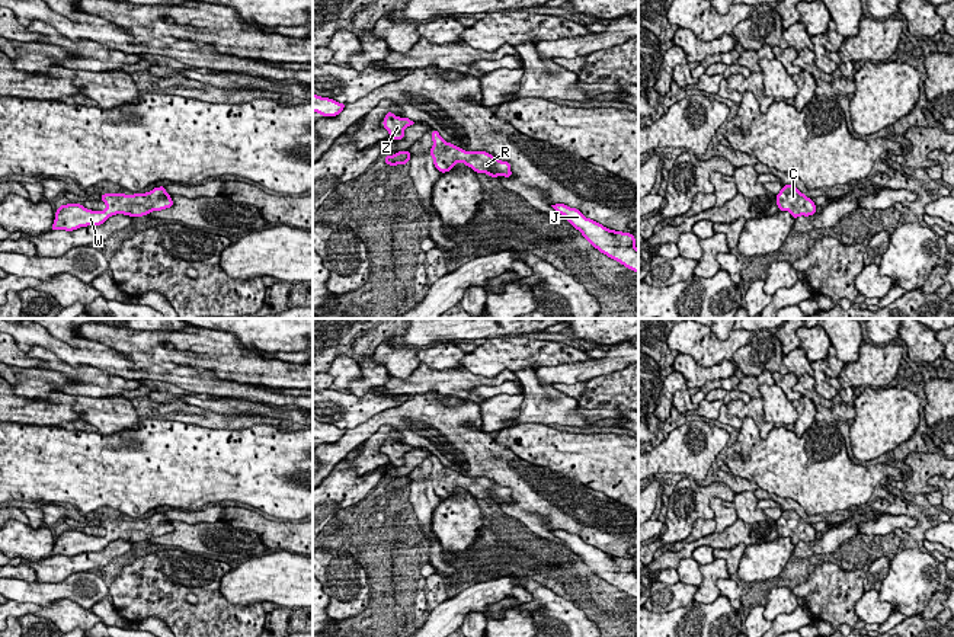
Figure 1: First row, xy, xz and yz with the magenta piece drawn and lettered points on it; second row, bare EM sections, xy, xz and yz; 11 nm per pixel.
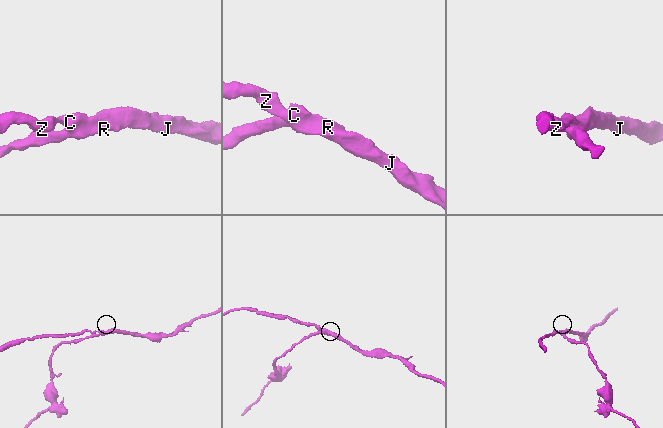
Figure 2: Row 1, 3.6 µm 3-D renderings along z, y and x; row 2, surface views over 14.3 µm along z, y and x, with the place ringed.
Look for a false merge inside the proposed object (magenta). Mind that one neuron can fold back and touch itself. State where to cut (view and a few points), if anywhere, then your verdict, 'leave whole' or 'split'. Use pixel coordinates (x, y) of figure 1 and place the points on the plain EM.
no cut; leave whole

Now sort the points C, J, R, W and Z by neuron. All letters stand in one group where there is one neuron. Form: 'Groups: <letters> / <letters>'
Groups: C J R W Z

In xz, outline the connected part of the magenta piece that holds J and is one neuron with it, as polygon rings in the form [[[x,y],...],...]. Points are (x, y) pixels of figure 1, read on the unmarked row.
[[[564,529],[551,531],[558,540],[582,558],[582,561],[601,579],[620,588],[630,596],[638,598],[638,574],[631,558],[615,557],[586,544],[579,535]]]

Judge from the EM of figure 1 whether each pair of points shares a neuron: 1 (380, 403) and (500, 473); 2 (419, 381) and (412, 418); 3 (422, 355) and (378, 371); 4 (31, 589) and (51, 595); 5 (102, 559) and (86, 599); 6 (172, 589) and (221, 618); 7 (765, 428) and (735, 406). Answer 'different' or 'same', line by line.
1: different
2: different
3: different
4: same
5: different
6: same
7: same

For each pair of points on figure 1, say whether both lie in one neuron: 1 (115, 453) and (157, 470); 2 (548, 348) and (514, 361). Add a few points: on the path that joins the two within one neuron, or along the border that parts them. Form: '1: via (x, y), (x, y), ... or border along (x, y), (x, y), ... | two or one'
1: via (125, 463), (131, 469), (147, 469) | one
2: via (540, 354), (522, 354) | one

